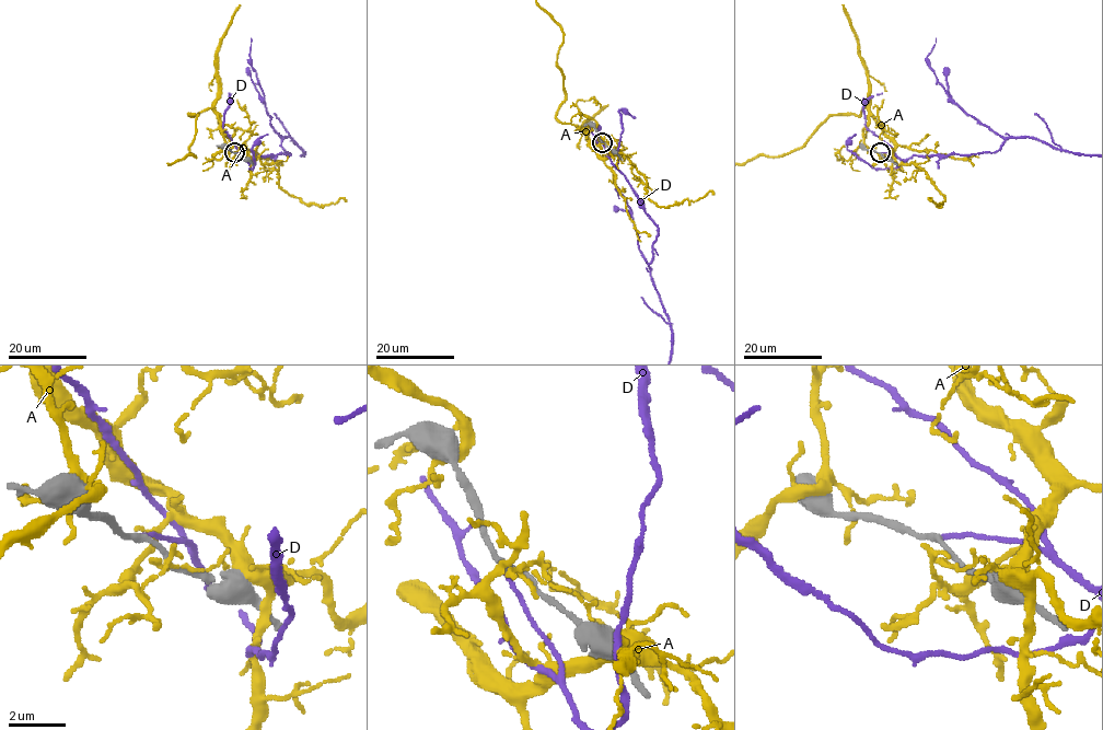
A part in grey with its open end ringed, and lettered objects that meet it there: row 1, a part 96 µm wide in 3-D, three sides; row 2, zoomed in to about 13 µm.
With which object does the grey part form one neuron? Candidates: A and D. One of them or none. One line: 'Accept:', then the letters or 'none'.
Accept: D

